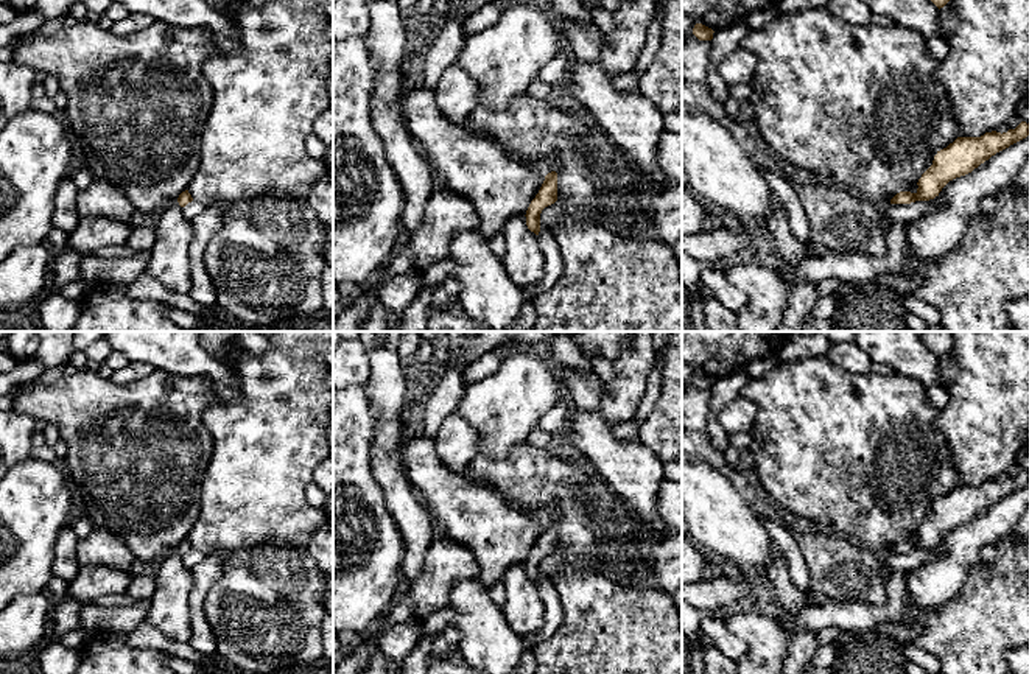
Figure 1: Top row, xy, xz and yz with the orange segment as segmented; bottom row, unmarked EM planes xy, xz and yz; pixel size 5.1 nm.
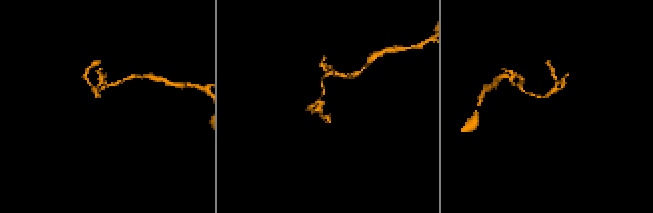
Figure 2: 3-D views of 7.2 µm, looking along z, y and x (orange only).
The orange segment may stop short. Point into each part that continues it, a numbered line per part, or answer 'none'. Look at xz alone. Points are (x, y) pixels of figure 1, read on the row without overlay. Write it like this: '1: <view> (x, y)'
none

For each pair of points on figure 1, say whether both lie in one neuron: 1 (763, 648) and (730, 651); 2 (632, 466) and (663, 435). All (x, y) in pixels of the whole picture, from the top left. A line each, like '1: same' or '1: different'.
1: different
2: different

